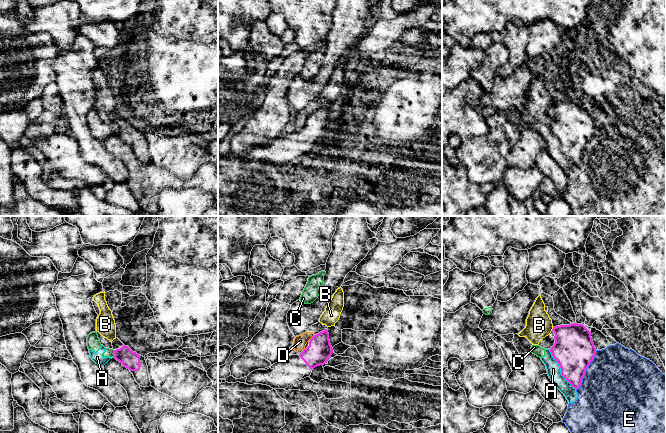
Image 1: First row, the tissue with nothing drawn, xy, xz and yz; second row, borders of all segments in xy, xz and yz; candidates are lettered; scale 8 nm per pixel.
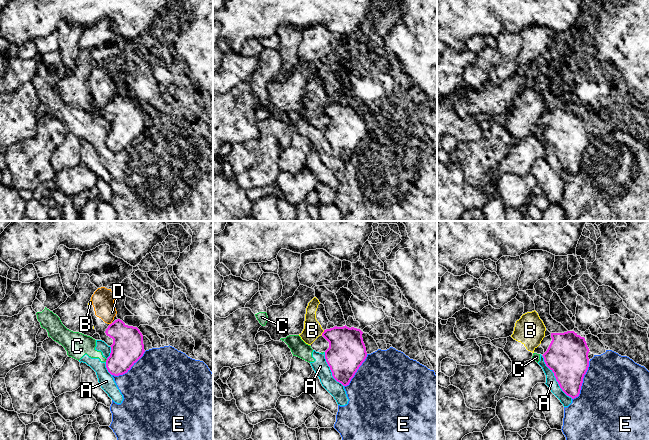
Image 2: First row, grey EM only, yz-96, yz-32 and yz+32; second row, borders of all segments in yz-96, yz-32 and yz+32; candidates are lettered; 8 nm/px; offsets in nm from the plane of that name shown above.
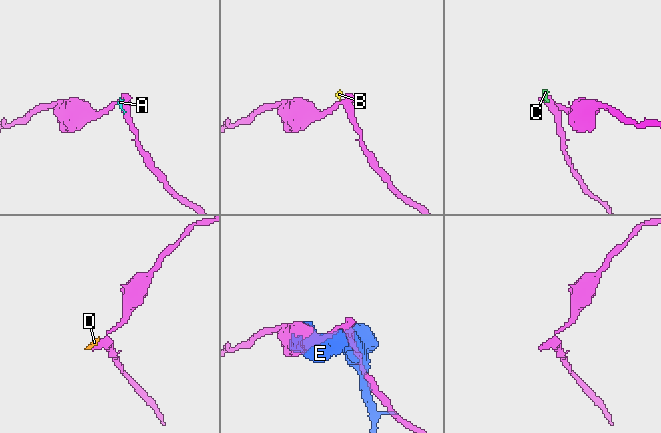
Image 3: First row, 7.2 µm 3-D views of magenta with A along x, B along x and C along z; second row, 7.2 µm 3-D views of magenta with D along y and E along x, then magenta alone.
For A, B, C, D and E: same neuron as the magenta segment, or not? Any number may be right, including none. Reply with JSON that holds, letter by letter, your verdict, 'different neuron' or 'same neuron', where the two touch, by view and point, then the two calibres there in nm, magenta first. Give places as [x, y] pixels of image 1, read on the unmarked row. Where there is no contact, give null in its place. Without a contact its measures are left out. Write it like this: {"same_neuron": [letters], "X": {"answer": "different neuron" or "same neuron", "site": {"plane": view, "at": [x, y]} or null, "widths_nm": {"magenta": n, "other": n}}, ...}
{"same_neuron": [], "A": {"answer": "different neuron", "site": {"plane": "yz", "at": [561, 145]}, "widths_nm": {"magenta": 320, "other": 110}}, "B": {"answer": "different neuron", "site": {"plane": "yz", "at": [552, 105]}, "widths_nm": {"magenta": 320, "other": 200}}, "C": {"answer": "different neuron", "site": {"plane": "xy", "at": [114, 129]}, "widths_nm": {"magenta": 140, "other": 70}}, "D": {"answer": "different neuron", "site": {"plane": "xz", "at": [312, 113]}, "widths_nm": {"magenta": 190, "other": 100}}, "E": {"answer": "different neuron", "site": {"plane": "yz", "at": [585, 146]}, "widths_nm": {"magenta": 320, "other": 480}}}

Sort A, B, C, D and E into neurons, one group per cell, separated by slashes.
A C E / B D

